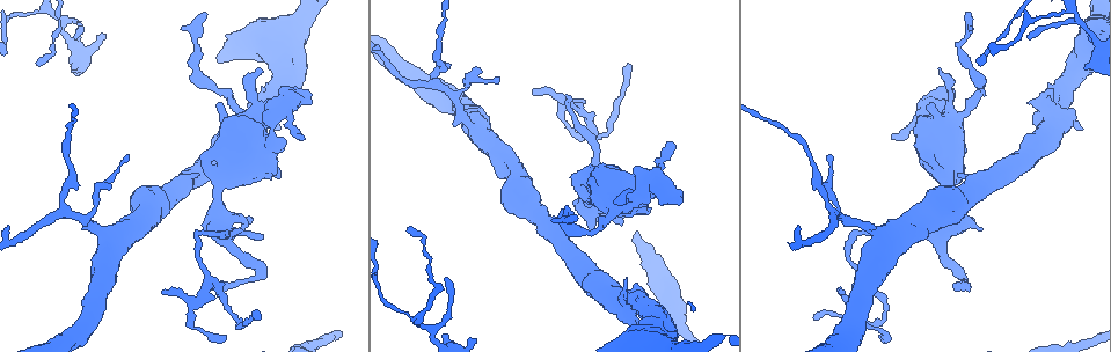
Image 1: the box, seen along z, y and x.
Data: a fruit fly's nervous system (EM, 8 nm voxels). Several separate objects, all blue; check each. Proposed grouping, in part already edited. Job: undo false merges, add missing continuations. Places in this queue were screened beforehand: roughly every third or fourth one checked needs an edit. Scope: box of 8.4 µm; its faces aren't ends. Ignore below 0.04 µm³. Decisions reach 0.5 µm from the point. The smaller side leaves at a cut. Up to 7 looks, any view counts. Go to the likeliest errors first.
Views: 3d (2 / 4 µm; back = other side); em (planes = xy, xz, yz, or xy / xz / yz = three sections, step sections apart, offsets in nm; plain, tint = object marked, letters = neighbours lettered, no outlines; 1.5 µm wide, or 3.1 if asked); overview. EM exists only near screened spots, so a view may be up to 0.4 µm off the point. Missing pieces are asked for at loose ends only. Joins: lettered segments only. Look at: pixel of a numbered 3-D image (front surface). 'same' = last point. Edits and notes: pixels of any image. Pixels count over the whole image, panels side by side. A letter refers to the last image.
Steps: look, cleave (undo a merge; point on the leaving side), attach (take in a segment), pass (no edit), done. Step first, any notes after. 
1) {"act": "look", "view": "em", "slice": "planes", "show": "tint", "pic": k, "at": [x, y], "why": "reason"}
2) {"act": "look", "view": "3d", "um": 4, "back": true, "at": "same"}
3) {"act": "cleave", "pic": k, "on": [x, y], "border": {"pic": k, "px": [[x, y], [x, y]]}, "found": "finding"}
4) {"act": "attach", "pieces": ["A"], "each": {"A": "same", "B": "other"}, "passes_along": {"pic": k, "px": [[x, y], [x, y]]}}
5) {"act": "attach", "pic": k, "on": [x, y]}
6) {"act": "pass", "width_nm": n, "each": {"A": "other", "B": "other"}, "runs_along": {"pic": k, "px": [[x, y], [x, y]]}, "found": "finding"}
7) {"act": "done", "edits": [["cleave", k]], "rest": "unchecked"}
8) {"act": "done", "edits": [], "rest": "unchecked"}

{"act": "look", "view": "em", "slice": "planes", "show": "letters", "pic": 1, "at": [202, 166], "why": "an open end"}

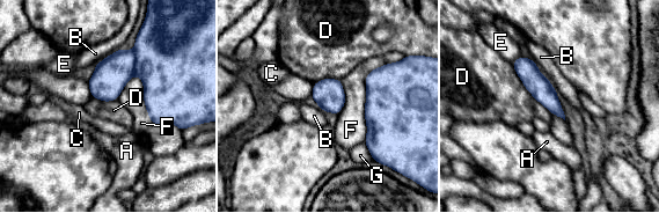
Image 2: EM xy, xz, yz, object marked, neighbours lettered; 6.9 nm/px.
{"act": "pass", "each": {"A": "other", "B": "other", "C": "other", "D": "other", "E": "other", "F": "other", "G": "other"}, "found": "no lettered segment goes on from it"}

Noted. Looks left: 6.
{"act": "look", "view": "3d", "um": 2, "pic": 1, "at": [980, 65], "why": "thin end"}

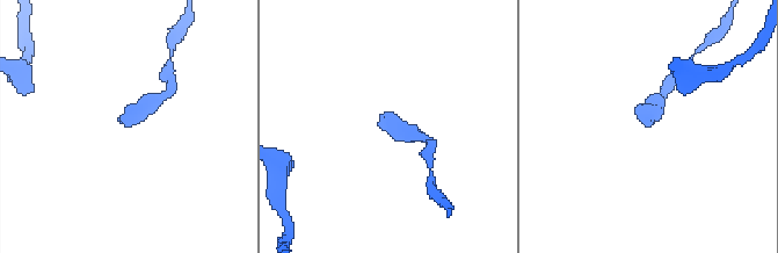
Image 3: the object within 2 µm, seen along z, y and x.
{"act": "look", "view": "em", "slice": "planes", "show": "letters", "pic": 3, "at": [379, 120], "why": "need the tissue"}

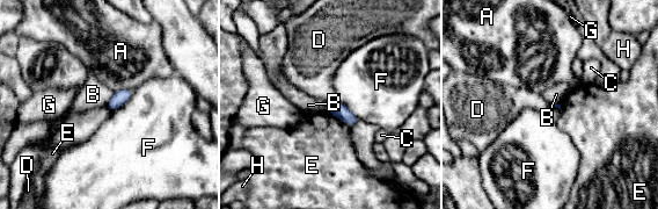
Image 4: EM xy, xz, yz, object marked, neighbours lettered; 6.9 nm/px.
{"act": "pass", "longest_contact_nm": ["F", 240], "each": {"A": "other", "B": "other", "C": "other", "D": "other", "E": "other", "F": "other", "G": "other", "H": "other"}, "border": {"pic": 4, "px": [[114, 92], [105, 105]]}, "found": "none of them fits"}

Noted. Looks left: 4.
{"act": "look", "view": "3d", "um": 4, "back": true, "pic": 1, "at": [310, 94], "why": "an open end"}

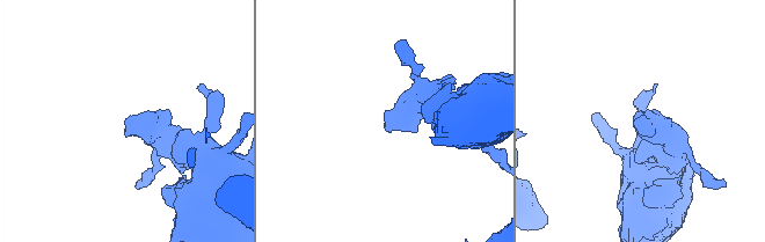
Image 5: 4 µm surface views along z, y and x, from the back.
{"act": "look", "view": "em", "slice": "yz", "step": 8, "show": "tint", "pic": 5, "at": [387, 128]}

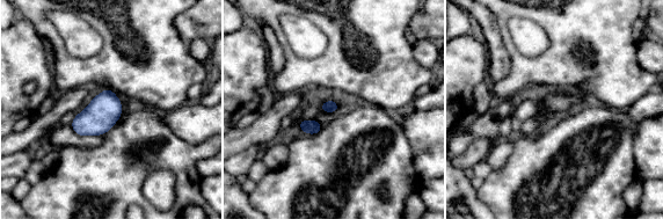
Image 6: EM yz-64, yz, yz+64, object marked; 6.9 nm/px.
{"act": "look", "view": "em", "slice": "yz", "step": 8, "show": "letters", "at": "same"}

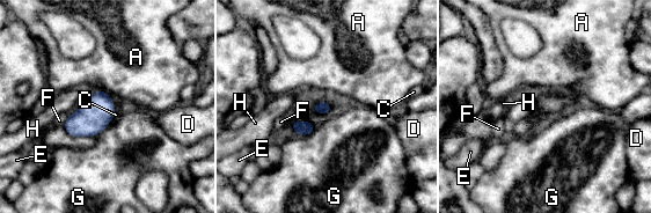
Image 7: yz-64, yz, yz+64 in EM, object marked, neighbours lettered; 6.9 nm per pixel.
{"act": "pass", "each": {"A": "other", "C": "other", "D": "other", "E": "other", "F": "other", "G": "other", "H": "other"}, "border": {"pic": 7, "px": [[110, 120], [96, 136]]}, "found": "no lettered segment goes on from it"}

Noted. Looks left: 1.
{"act": "done", "edits": [], "rest": "unchecked"}

